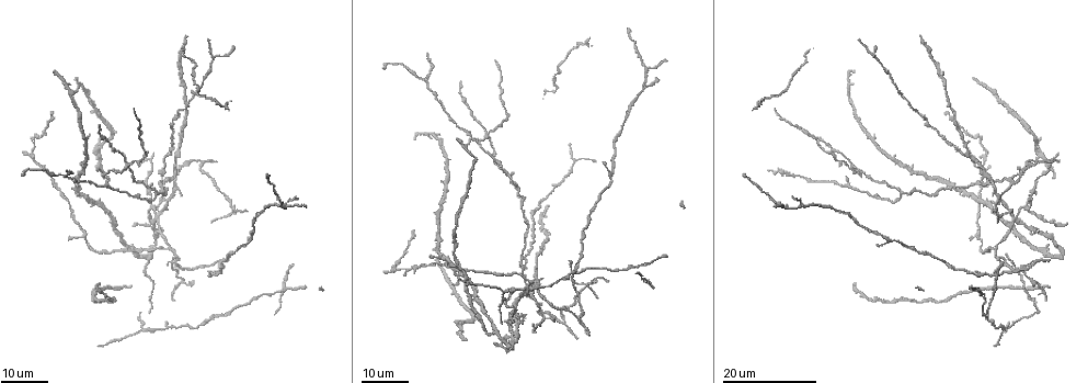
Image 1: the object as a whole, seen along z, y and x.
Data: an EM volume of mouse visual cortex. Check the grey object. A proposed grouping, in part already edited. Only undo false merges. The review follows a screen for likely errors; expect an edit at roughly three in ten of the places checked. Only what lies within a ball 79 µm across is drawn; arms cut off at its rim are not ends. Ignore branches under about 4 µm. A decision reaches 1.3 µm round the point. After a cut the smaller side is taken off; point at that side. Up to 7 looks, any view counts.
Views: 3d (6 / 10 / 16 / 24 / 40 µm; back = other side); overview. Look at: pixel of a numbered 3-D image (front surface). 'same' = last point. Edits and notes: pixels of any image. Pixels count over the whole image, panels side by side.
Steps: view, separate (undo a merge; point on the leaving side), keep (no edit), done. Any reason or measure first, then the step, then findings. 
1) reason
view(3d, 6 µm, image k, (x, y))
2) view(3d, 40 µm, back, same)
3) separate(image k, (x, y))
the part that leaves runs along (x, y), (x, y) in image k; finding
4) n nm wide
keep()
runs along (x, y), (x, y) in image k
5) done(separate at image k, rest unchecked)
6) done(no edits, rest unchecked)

four arms meet
view(3d, 16 µm, image 1, (852, 167))

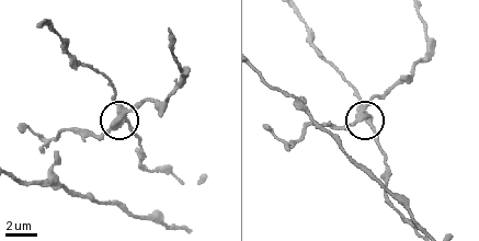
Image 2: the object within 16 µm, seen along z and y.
closer look
view(3d, 10 µm, image 2, (116, 115))

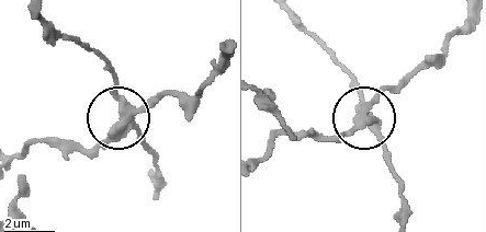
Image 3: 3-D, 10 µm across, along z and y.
separate(image 3, (145, 108))
a second neuron is stuck on

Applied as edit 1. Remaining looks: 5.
redraw
view(overview)

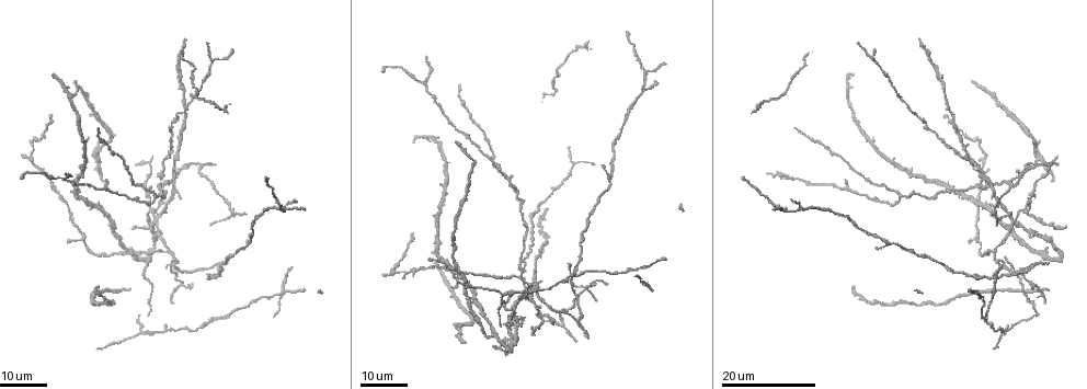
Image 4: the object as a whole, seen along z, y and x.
three-way junction
view(3d, 24 µm, image 4, (63, 176))

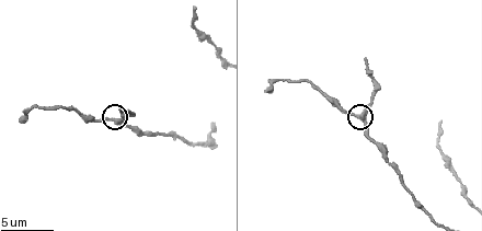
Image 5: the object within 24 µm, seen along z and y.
zoom in
view(3d, 6 µm, image 5, (361, 114))

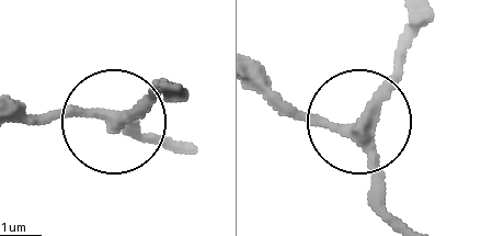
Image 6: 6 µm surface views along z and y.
keep()
continuous, no second neuron

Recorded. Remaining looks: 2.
branch point
view(3d, 16 µm, image 4, (172, 262))

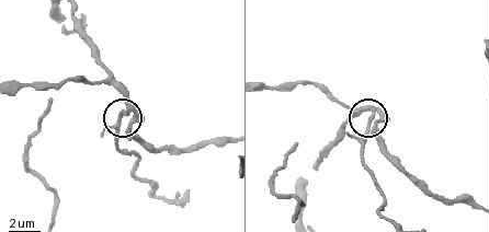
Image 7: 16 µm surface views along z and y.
view(3d, 6 µm, image 7, (125, 112))

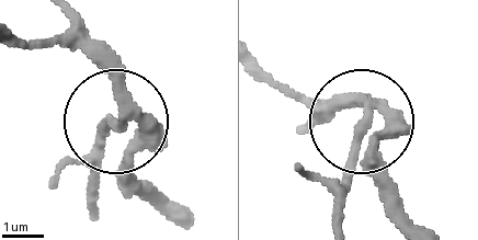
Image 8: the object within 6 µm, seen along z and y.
300 nm wide
separate(image 8, (103, 125))
a second neuron is stuck on

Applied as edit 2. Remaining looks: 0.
done(separate at image 3, separate at image 8, rest unchecked)

